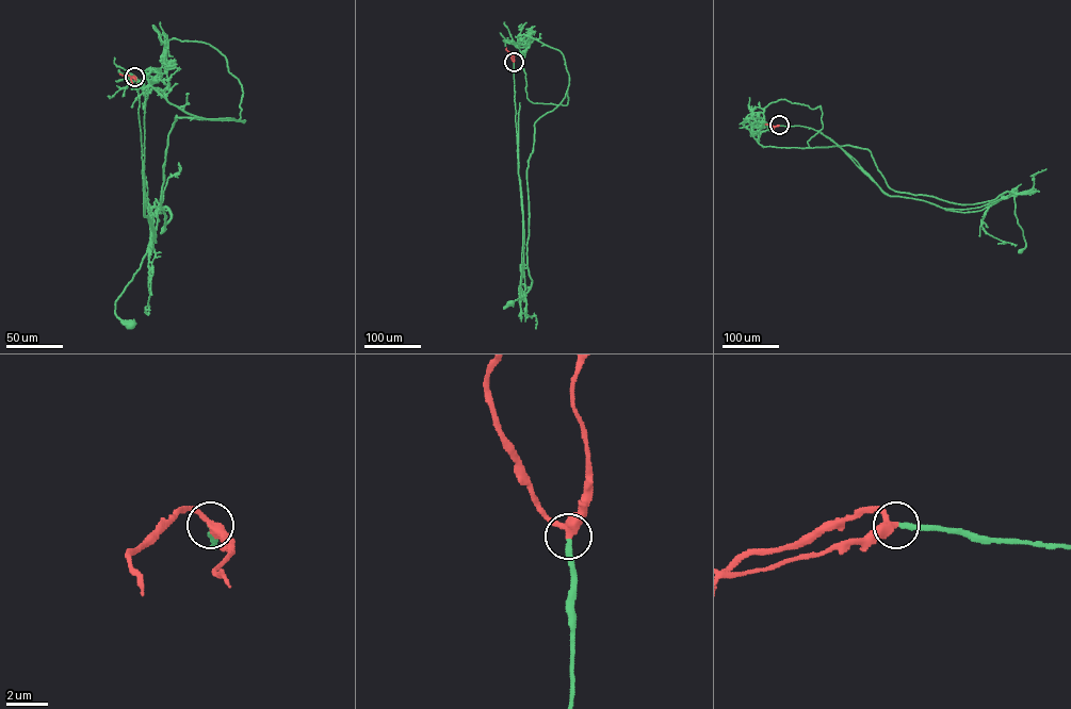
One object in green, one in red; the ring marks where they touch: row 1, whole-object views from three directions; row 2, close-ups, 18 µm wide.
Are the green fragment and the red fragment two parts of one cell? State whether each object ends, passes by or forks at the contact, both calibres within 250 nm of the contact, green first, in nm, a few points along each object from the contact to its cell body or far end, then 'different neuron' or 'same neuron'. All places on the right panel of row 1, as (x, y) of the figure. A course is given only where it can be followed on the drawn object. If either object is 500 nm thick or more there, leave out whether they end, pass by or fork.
green ends there; red passes by; 280 nm thick on the green side, 360 nm on the other; green runs (779, 125), (820, 132), (890, 195), (968, 212), (1012, 195), (1025, 243), (1020, 250); red runs (779, 125), (765, 124); same neuron

